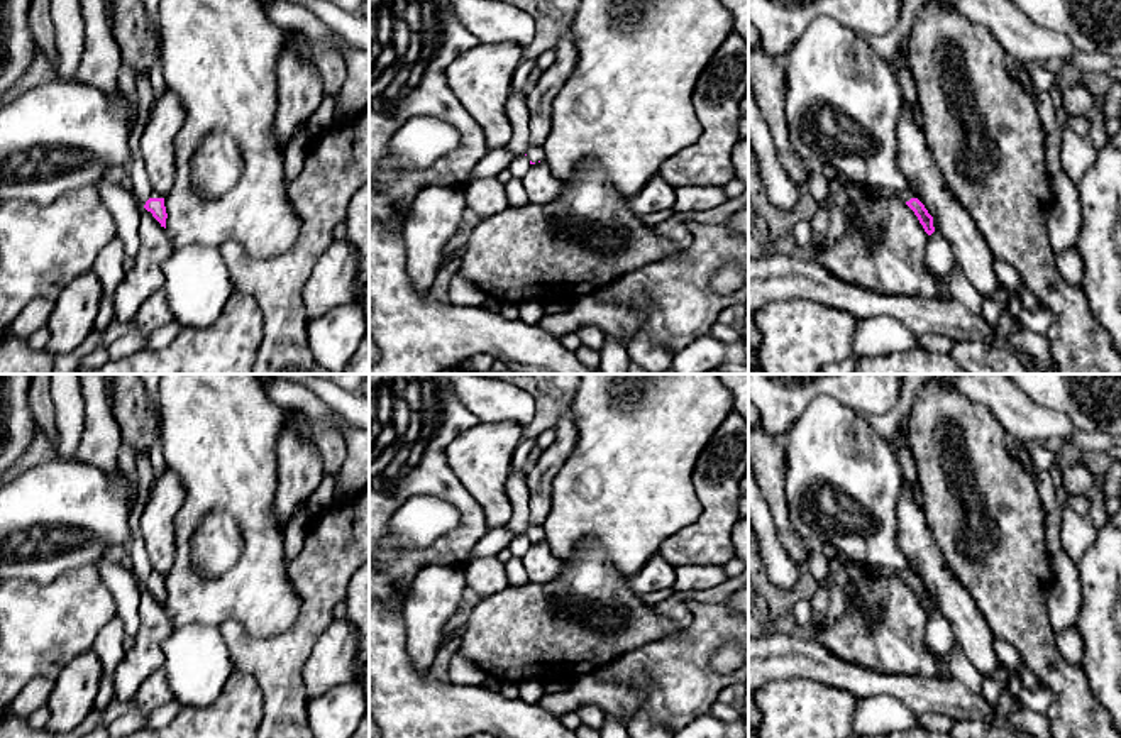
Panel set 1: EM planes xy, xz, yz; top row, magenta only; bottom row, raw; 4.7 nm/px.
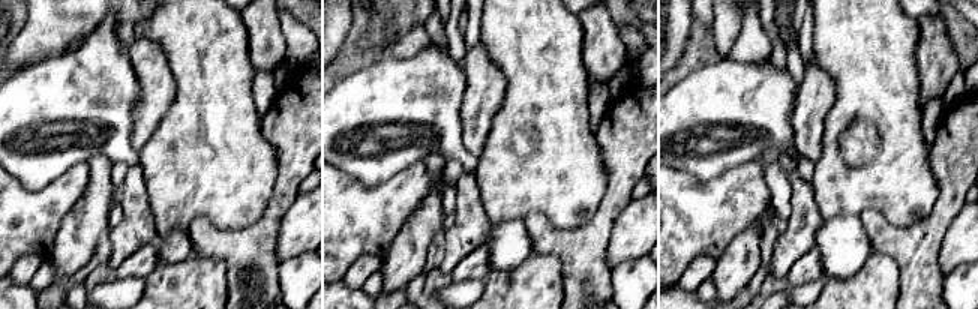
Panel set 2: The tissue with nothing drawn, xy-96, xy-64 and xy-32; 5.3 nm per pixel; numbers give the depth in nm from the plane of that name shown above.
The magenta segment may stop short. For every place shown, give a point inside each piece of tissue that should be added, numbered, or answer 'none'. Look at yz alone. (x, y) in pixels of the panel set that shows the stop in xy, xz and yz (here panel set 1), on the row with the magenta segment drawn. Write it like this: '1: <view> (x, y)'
1: yz (842, 107)

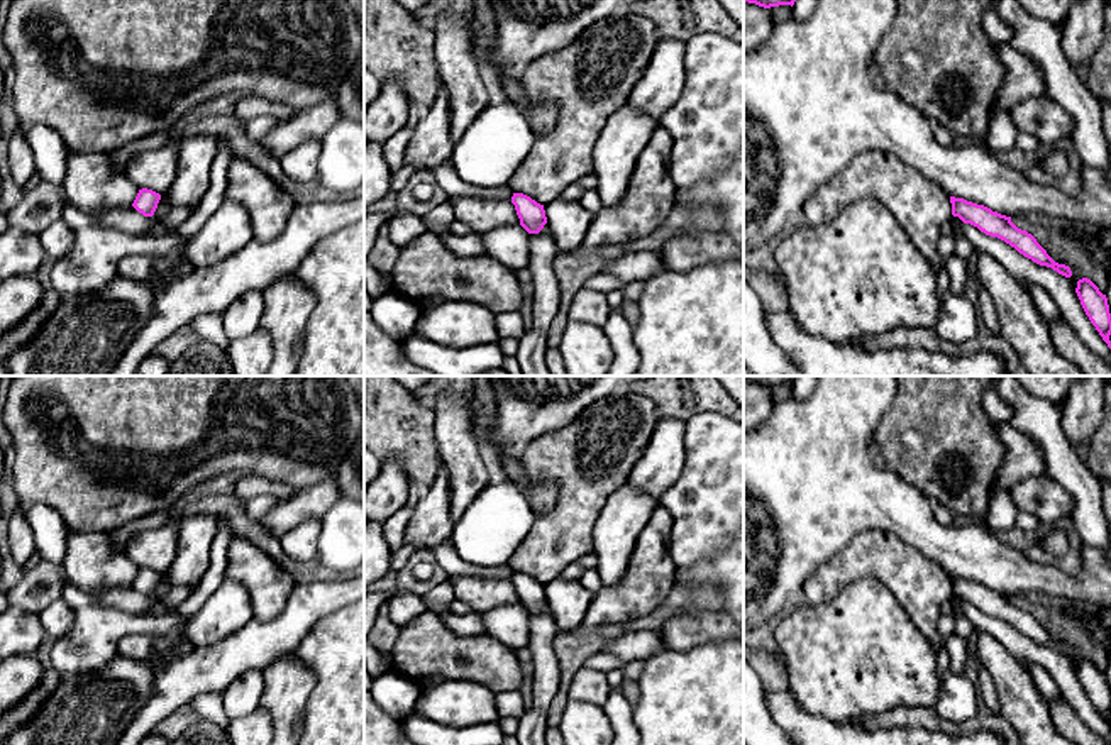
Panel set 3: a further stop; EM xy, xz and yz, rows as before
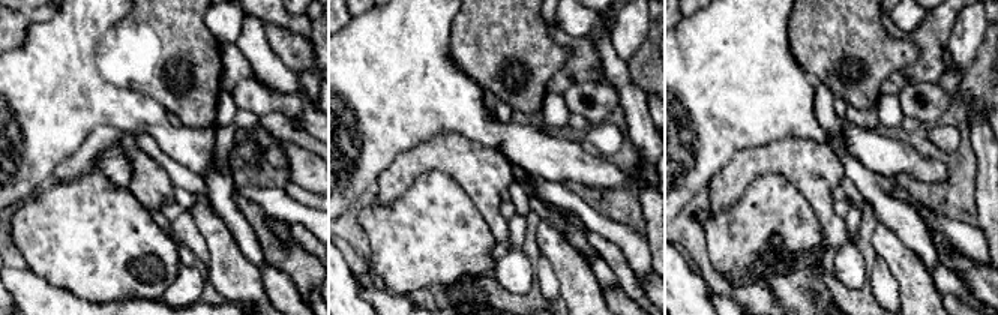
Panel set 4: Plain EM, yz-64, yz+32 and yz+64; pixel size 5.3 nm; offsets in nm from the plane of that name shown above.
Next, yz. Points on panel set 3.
none

